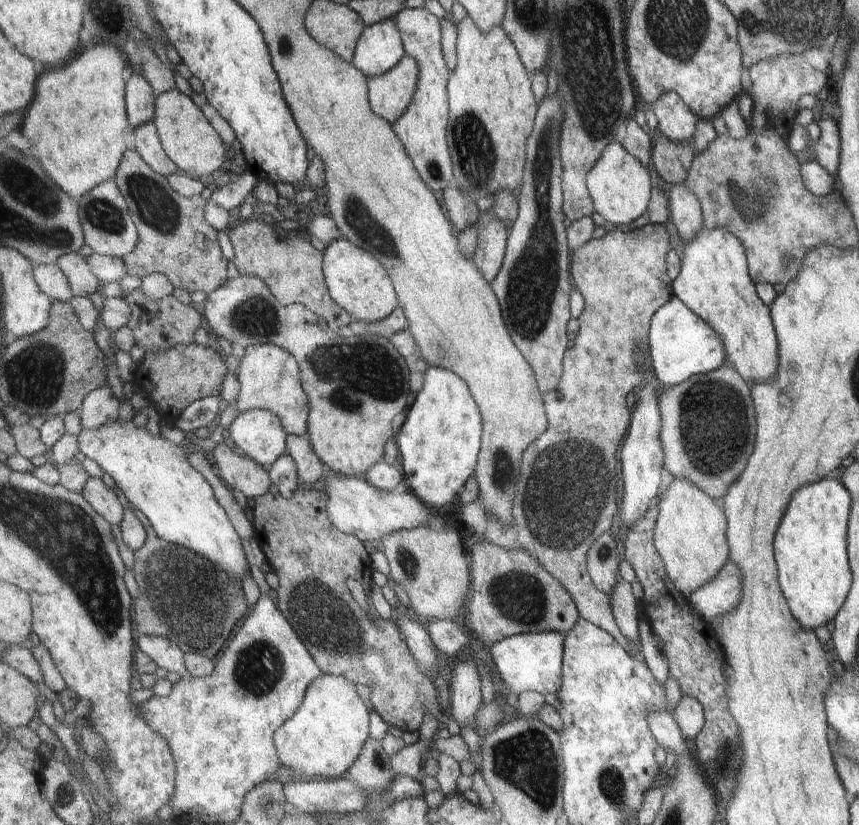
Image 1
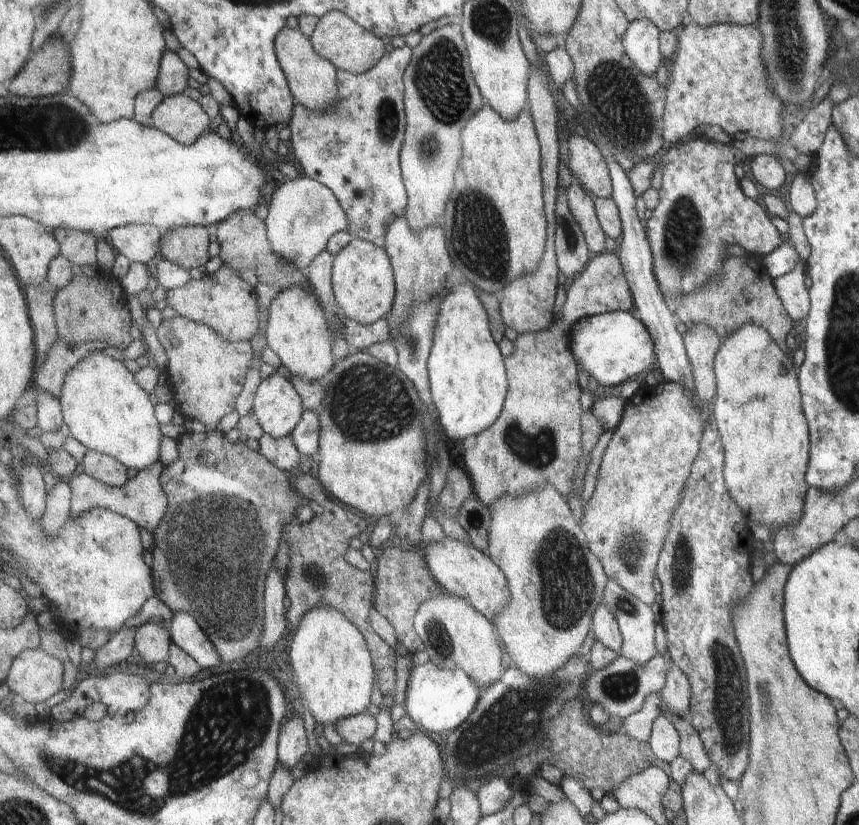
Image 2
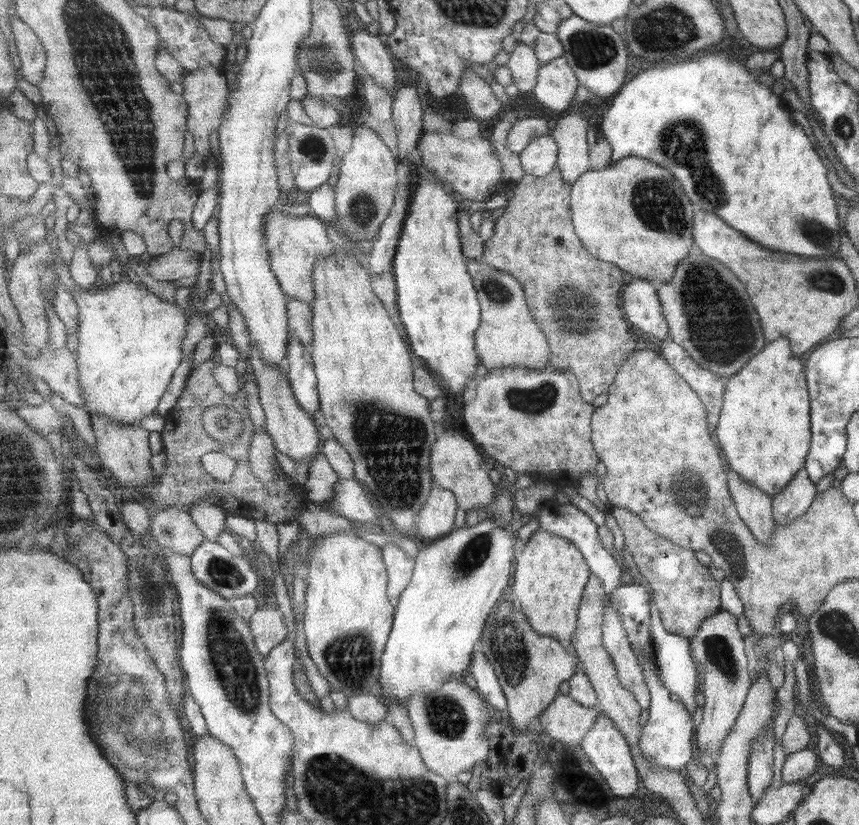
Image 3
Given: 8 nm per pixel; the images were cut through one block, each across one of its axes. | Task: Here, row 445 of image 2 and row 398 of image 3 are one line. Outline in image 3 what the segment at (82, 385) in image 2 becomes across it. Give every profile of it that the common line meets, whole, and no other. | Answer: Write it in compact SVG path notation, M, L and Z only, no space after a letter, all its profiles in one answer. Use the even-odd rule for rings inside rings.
M53 244L57 254L54 267L58 272L60 284L65 284L73 294L80 308L80 327L78 330L77 362L81 389L84 390L85 410L93 418L106 418L108 422L120 426L135 427L143 418L155 414L161 398L171 385L174 373L182 364L183 341L188 329L188 307L161 301L148 291L145 284L122 279L112 283L104 291L94 294L87 292L68 272L74 256L75 245Z

